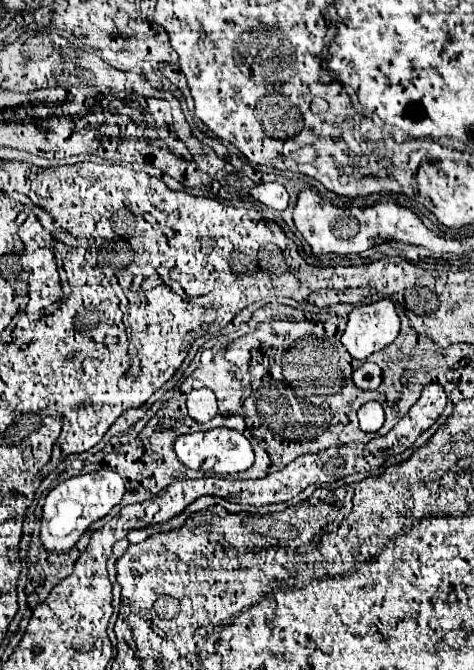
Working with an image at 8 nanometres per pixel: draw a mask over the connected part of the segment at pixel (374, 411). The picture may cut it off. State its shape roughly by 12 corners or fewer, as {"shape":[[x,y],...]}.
{"shape":[[378,402],[358,410],[360,428],[378,432],[384,424],[384,410]]}

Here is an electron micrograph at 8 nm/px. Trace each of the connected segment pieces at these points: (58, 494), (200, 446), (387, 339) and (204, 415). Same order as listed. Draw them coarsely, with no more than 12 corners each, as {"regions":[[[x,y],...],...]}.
{"regions":[[[112,470],[62,482],[46,496],[42,548],[70,552],[124,496]],[[232,428],[186,434],[174,446],[192,470],[238,474],[254,464]],[[382,298],[350,312],[342,344],[354,358],[392,344],[400,318]],[[208,388],[188,394],[188,414],[196,422],[216,416],[216,396]]]}

